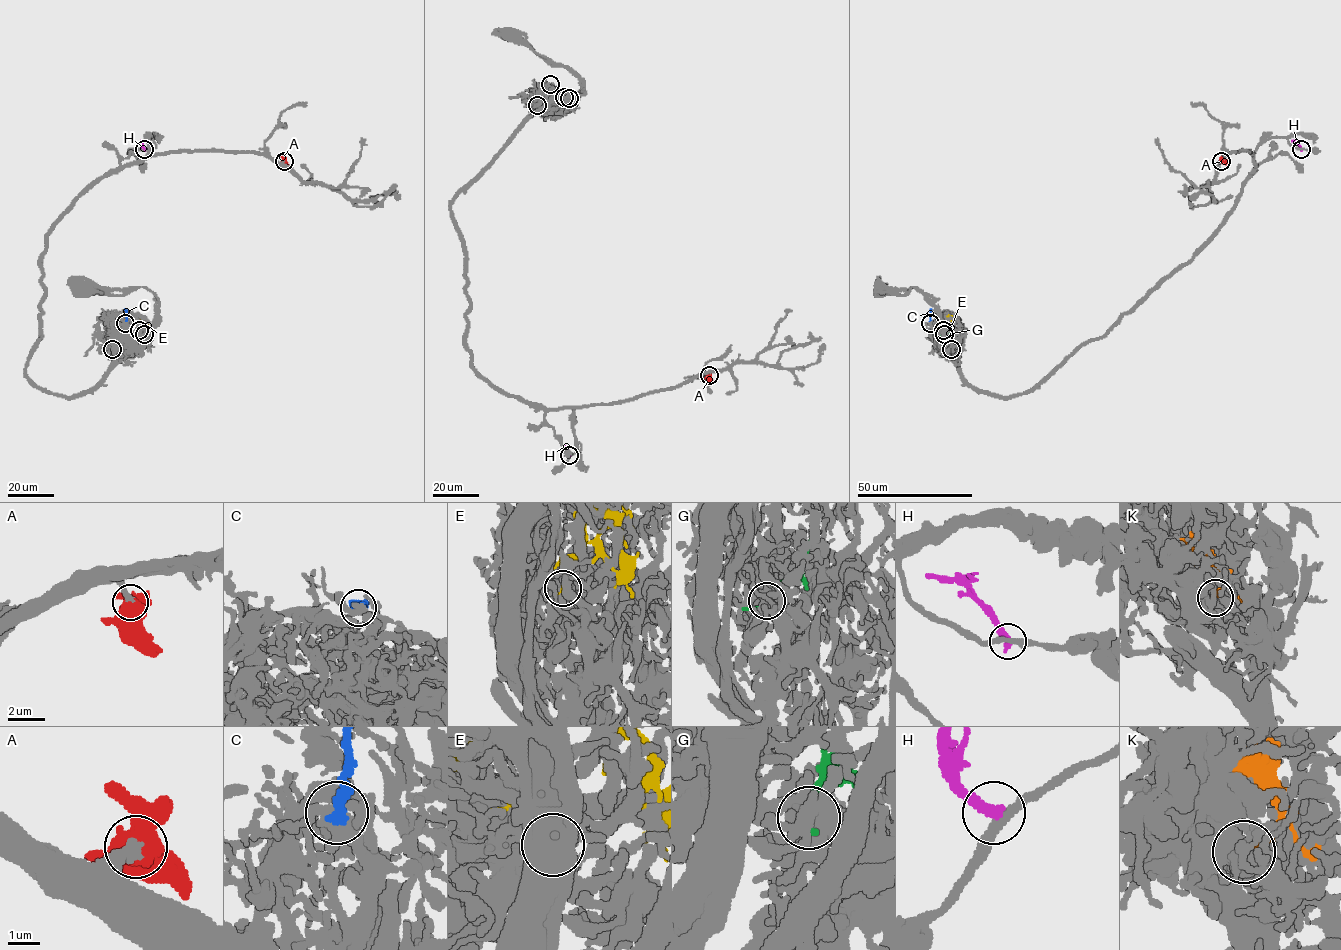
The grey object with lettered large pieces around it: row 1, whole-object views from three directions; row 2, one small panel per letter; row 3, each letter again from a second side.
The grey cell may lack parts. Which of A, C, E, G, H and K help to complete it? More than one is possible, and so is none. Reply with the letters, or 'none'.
A

